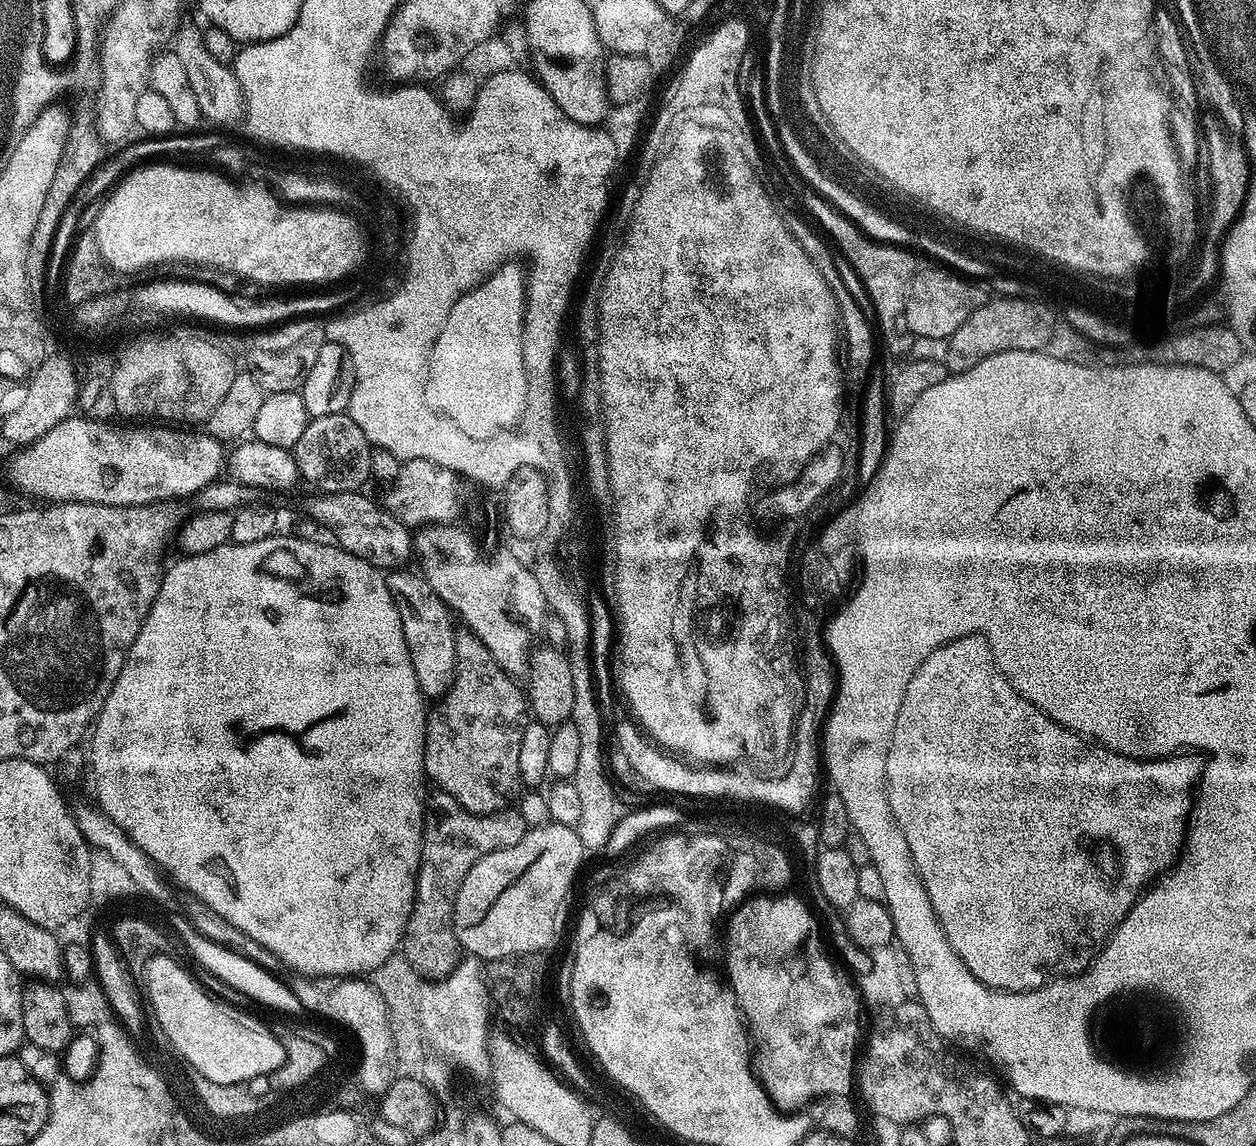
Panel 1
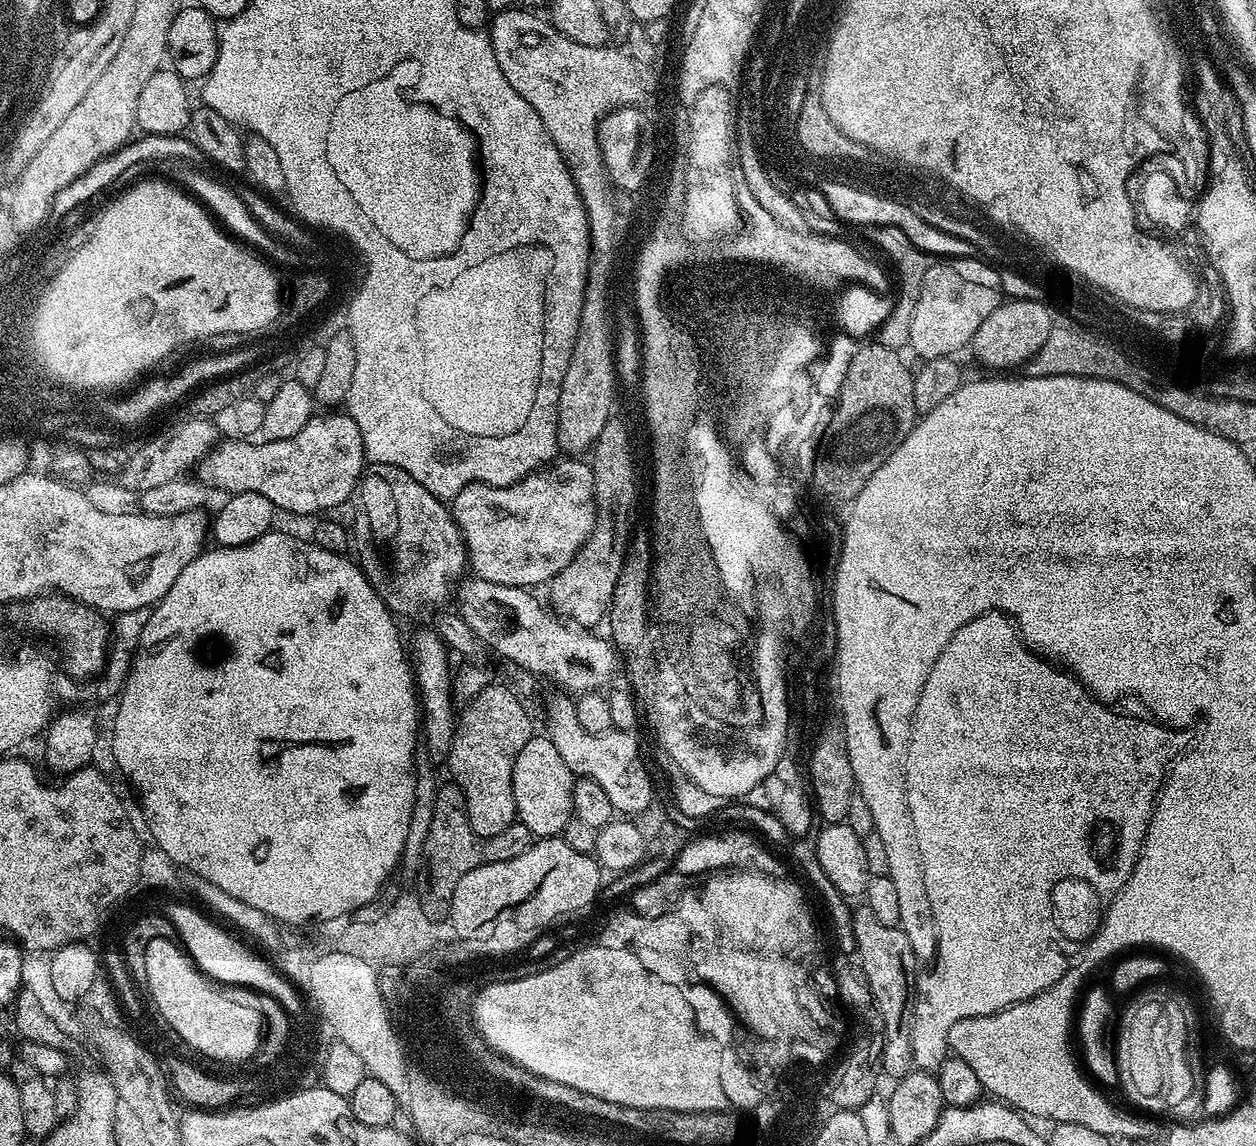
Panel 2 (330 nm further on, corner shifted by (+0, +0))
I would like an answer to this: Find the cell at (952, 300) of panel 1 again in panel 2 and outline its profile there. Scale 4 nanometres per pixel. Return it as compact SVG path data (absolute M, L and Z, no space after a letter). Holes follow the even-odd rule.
M940 258L929 263L914 306L914 318L910 318L908 348L916 351L921 361L952 356L963 348L965 351L971 345L974 330L1002 303L1000 285L1001 276L991 263L973 258Z

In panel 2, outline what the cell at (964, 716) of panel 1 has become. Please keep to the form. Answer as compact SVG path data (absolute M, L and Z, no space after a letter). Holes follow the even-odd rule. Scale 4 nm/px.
M983 612L981 616L966 622L966 626L962 626L958 634L946 642L946 650L938 654L938 662L934 662L922 686L918 706L912 715L912 729L904 759L908 809L920 847L926 894L938 926L938 946L934 957L936 965L929 972L921 971L917 975L914 999L910 1004L910 1040L913 1042L913 1062L919 1071L935 1073L939 1069L940 1063L950 1052L948 1032L954 1022L1002 1012L1010 1004L1019 1004L1021 1000L1029 1000L1031 996L1045 992L1064 977L1060 972L1060 968L1064 968L1064 960L1060 960L1060 952L1052 948L1052 931L1048 928L1048 888L1052 888L1060 876L1132 877L1128 868L1134 870L1136 865L1132 860L1137 863L1140 857L1136 844L1144 845L1148 823L1152 820L1152 815L1148 813L1148 800L1155 804L1165 776L1177 757L1189 747L1190 740L1187 731L1170 728L1152 718L1143 720L1140 716L1123 716L1112 708L1115 707L1095 699L1071 672L1045 660L1043 656L1037 656L1018 635L1015 623L1003 612ZM1096 816L1104 816L1104 820L1120 820L1120 824L1124 824L1124 836L1120 836L1120 856L1116 856L1116 872L1112 872L1112 868L1104 868L1104 872L1100 872L1100 868L1088 860L1088 828L1092 828L1092 820L1096 820Z

